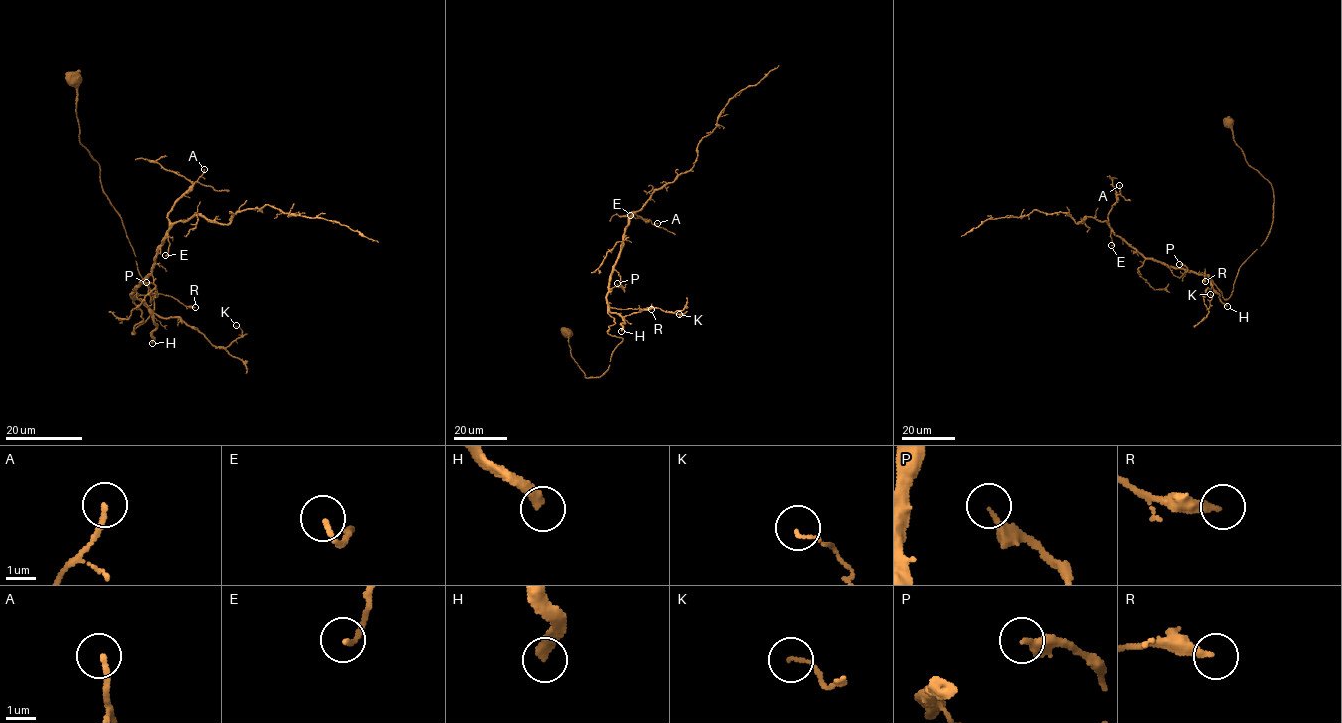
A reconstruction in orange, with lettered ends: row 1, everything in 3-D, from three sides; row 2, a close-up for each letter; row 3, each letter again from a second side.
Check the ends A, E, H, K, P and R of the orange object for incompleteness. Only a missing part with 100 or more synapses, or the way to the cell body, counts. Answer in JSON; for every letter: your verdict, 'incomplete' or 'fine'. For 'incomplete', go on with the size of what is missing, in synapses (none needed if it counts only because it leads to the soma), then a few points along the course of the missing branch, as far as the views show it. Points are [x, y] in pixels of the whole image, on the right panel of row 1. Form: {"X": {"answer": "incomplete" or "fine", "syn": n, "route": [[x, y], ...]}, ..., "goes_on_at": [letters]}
{"A": {"answer": "fine"}, "E": {"answer": "fine"}, "H": {"answer": "incomplete", "syn": 400, "route": [[1227, 306], [1223, 349], [1178, 338], [1170, 308], [1185, 295], [1159, 298], [1121, 238], [1185, 269]]}, "K": {"answer": "fine"}, "P": {"answer": "fine"}, "R": {"answer": "fine"}, "goes_on_at": ["H"]}

